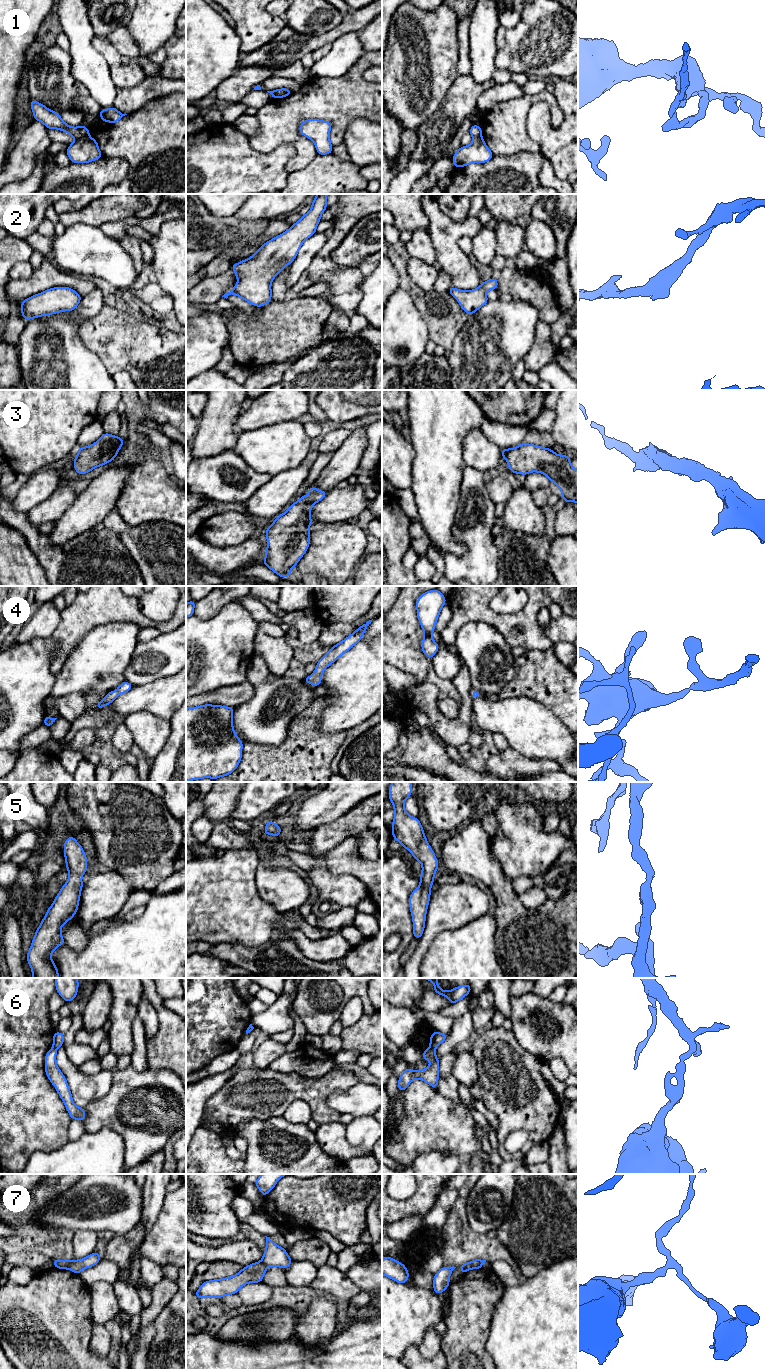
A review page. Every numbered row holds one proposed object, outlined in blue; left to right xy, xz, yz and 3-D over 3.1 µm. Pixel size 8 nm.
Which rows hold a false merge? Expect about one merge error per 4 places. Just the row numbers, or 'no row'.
1, 6, 7

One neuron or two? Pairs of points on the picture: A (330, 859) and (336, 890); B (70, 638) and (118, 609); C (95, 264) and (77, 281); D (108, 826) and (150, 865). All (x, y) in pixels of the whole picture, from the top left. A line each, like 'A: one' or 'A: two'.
A: two
B: one
C: two
D: one

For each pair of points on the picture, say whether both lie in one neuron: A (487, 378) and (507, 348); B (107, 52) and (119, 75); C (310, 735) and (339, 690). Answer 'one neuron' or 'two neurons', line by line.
A: one neuron
B: one neuron
C: two neurons

